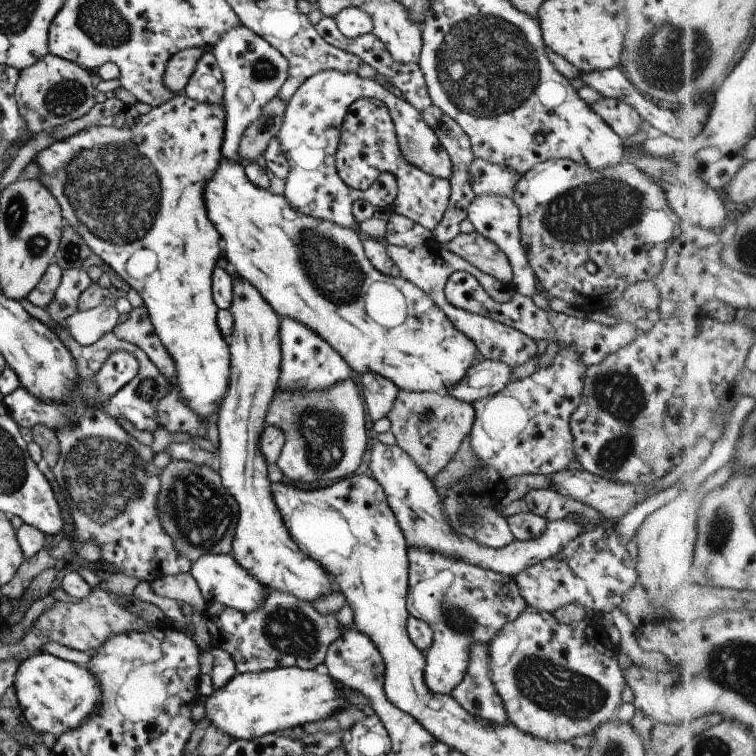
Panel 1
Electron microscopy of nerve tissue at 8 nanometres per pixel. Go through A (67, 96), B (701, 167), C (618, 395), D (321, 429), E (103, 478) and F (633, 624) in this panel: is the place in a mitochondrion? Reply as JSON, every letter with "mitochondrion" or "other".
{"A":"mitochondrion","B":"other","C":"mitochondrion","D":"mitochondrion","E":"mitochondrion","F":"other"}

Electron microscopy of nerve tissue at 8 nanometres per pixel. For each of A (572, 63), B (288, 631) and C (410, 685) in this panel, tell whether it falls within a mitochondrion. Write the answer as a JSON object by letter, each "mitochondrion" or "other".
{"A":"other","B":"mitochondrion","C":"other"}

